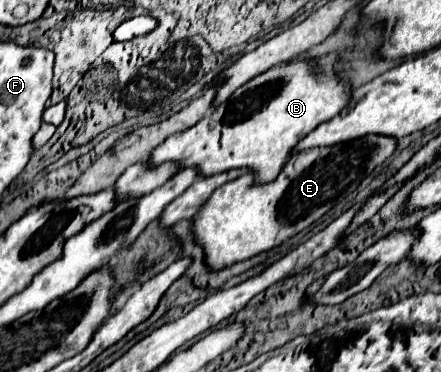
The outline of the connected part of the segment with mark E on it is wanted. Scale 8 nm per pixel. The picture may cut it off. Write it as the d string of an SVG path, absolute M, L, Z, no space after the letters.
M364 136L330 148L298 152L290 156L280 176L268 184L252 186L252 176L244 174L220 186L192 218L194 242L202 248L206 266L218 272L290 240L324 216L340 198L354 192L360 180L394 152L394 146L394 138Z

